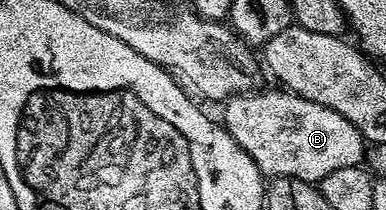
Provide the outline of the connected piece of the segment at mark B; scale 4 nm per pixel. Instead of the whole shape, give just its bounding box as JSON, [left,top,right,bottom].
[221,89,365,184]

